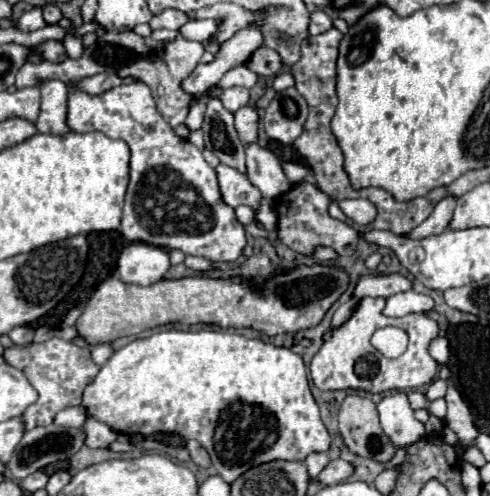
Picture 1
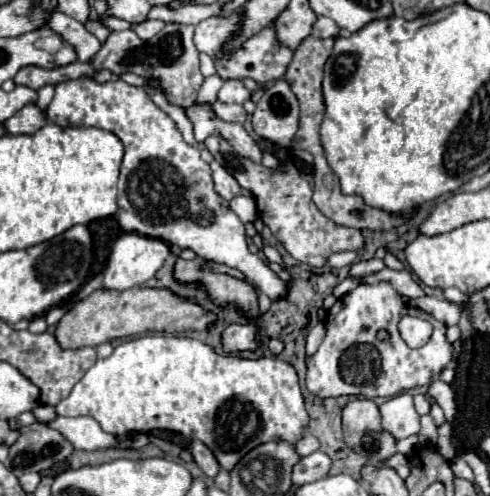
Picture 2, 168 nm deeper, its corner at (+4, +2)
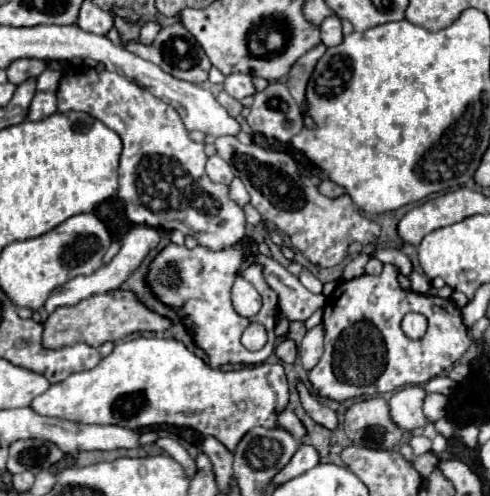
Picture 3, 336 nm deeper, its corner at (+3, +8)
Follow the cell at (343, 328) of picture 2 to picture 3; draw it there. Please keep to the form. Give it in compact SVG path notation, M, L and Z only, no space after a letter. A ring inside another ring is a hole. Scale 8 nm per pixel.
M385 264L379 276L363 274L349 282L337 284L337 288L333 290L331 296L327 296L327 302L323 306L323 328L325 328L325 352L317 362L317 366L309 370L309 380L319 396L337 402L359 398L359 396L385 394L409 384L425 384L433 376L451 370L455 362L465 354L471 342L467 338L467 328L461 322L459 308L445 298L403 290L397 282L397 268L393 264ZM407 312L421 312L427 316L429 328L421 340L411 340L403 334L401 320Z

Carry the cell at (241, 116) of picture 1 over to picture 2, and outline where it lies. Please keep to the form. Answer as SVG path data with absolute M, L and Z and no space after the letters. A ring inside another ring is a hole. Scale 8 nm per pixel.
M220 100L214 102L214 112L222 118L222 120L228 120L228 122L238 122L238 124L244 124L246 120L246 112L240 104L224 104Z

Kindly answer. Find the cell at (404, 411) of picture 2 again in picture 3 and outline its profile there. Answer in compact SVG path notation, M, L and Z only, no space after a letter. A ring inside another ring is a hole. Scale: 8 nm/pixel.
M405 386L397 390L389 400L391 420L401 430L413 430L425 426L425 414L421 410L425 390L421 386Z

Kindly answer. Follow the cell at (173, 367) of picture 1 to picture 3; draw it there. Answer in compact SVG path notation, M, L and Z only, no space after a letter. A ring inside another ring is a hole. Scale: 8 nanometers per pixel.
M137 336L127 342L117 342L113 352L105 356L95 368L77 372L61 384L53 384L47 392L43 392L31 402L31 408L41 416L55 416L83 424L117 424L133 430L157 424L187 426L201 432L203 436L217 438L229 452L233 452L239 440L251 428L277 428L277 418L287 408L287 404L289 382L281 364L263 362L225 372L221 368L211 368L209 364L205 364L181 340Z

